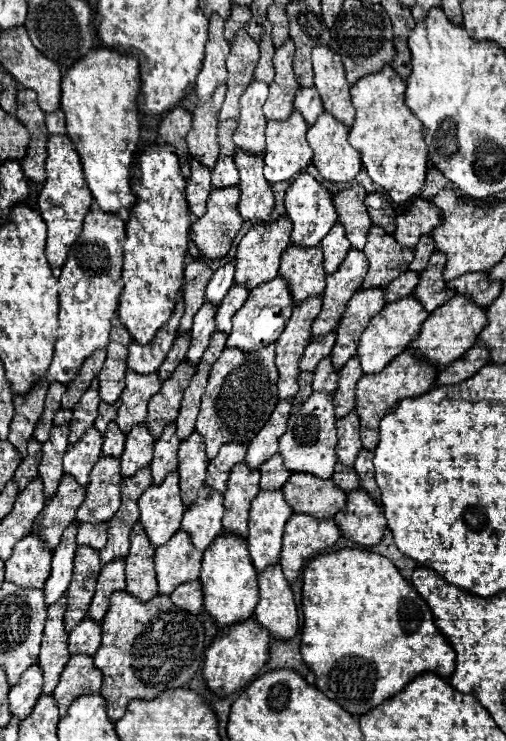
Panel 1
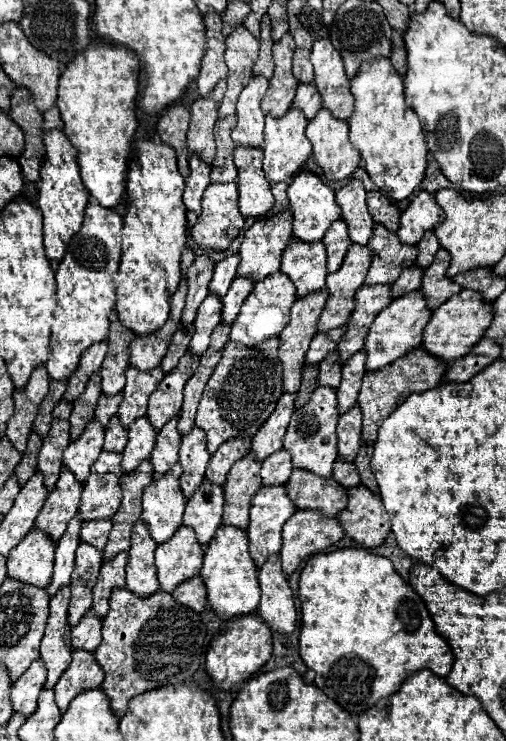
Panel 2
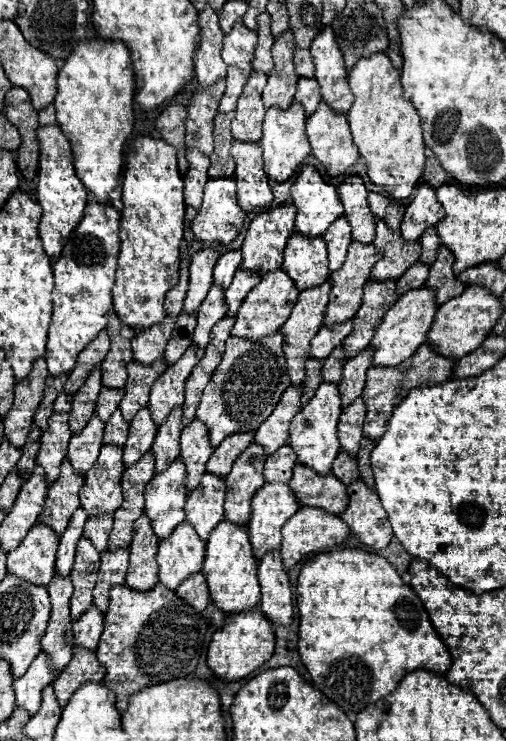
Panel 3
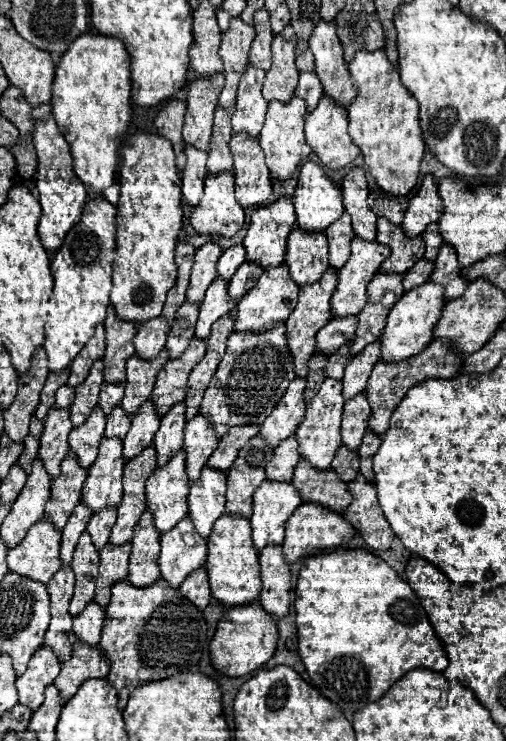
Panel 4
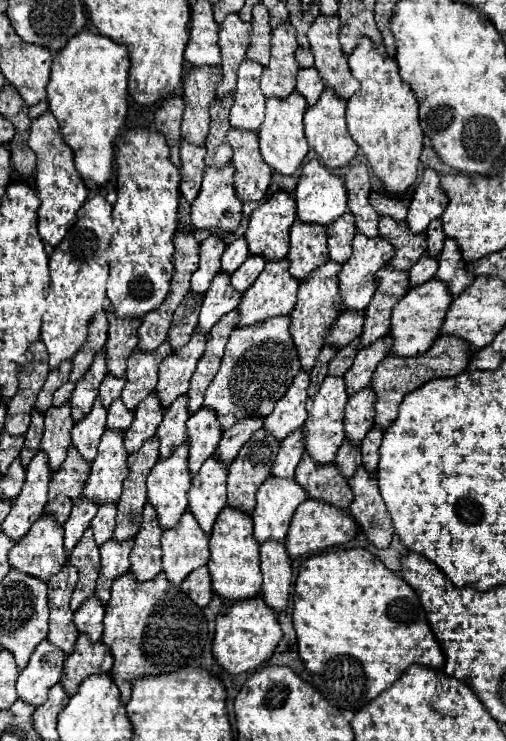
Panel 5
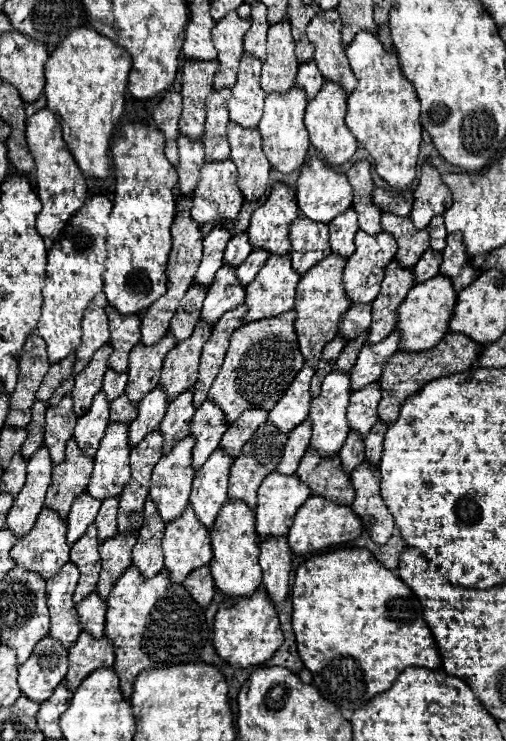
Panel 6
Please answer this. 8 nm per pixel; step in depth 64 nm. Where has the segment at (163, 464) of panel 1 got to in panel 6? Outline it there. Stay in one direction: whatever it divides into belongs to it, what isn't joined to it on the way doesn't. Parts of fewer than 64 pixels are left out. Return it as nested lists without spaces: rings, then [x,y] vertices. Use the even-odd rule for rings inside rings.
[[[190,390],[178,394],[174,402],[170,402],[166,408],[166,416],[160,422],[160,430],[164,436],[164,454],[168,454],[180,440],[184,440],[190,434],[190,420],[196,410],[192,406],[192,394],[194,392]]]

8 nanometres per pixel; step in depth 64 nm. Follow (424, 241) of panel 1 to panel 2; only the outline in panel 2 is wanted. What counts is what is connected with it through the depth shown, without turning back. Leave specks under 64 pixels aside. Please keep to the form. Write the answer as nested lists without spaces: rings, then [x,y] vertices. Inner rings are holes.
[[[426,230],[422,240],[418,242],[418,258],[416,258],[416,266],[420,268],[428,268],[436,256],[436,252],[440,250],[440,244],[438,244],[438,238],[434,236],[434,230]]]

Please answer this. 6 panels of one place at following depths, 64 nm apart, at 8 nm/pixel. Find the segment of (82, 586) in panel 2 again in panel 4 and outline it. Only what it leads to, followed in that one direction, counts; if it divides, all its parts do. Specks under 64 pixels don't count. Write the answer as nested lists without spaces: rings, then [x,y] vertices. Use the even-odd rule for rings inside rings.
[[[88,532],[80,536],[80,542],[74,550],[72,570],[76,574],[76,588],[70,602],[70,614],[76,616],[84,610],[84,606],[94,598],[94,584],[98,576],[98,548],[92,544]]]

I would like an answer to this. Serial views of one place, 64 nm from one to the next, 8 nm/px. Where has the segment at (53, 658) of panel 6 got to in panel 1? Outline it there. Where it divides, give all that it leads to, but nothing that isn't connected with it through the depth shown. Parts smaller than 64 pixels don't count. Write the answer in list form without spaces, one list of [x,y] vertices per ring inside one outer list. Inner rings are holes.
[[[34,664],[22,674],[20,682],[10,688],[8,700],[10,700],[12,716],[24,720],[32,712],[40,694],[42,694],[42,670],[38,664]]]

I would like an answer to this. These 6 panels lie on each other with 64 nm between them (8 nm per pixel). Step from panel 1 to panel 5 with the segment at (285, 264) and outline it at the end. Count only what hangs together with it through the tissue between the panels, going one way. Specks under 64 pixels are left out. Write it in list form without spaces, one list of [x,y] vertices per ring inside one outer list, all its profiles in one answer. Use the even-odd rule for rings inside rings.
[[[296,222],[290,228],[290,252],[286,258],[290,260],[290,274],[294,278],[308,278],[314,268],[322,266],[330,258],[326,246],[326,228]]]

